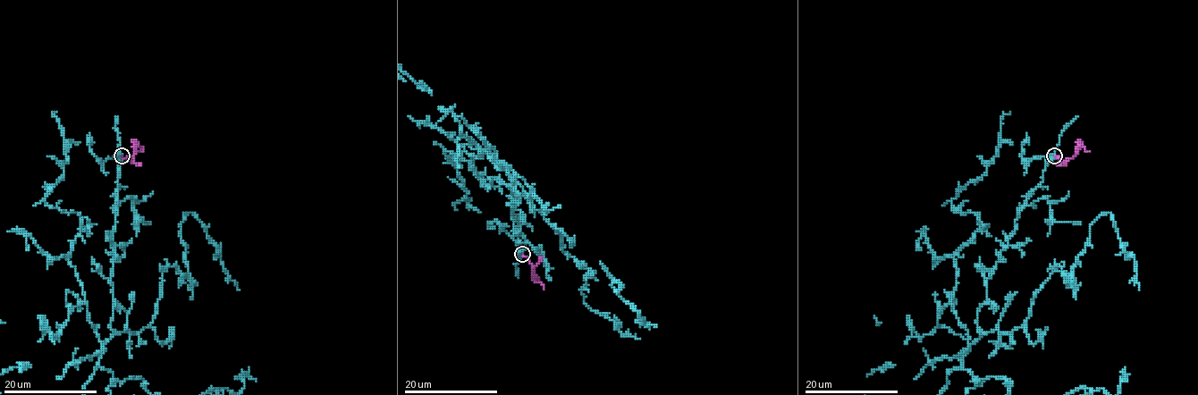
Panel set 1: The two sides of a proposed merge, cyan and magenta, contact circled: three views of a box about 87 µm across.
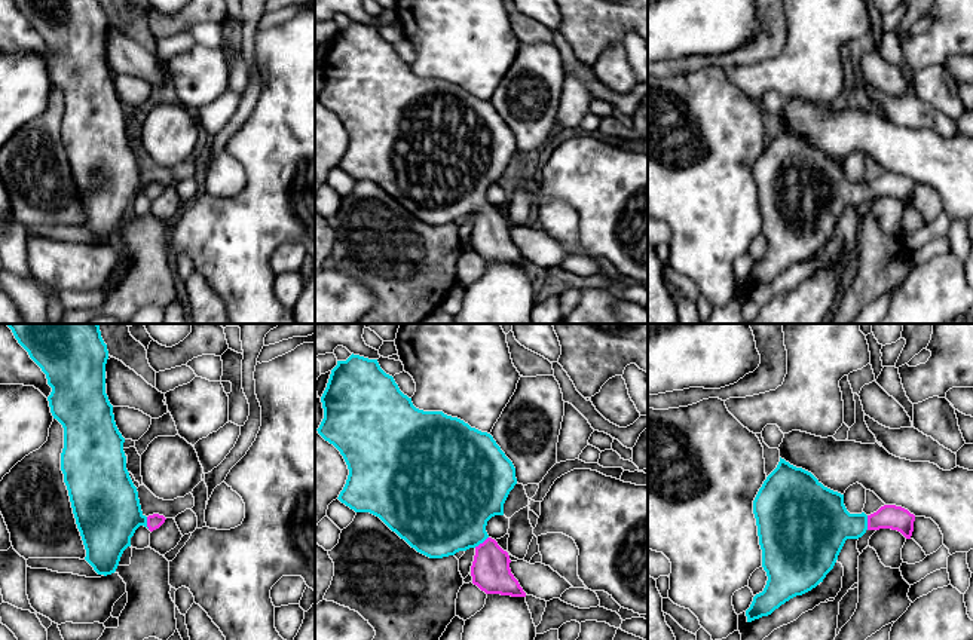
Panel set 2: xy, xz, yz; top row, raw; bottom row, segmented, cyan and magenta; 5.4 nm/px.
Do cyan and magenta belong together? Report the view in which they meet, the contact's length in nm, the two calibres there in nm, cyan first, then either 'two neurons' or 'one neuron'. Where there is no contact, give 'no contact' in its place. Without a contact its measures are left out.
meets cyan in yz; contact 80 nm long; 320 nm thick on the cyan side, 130 nm on the other; one neuron

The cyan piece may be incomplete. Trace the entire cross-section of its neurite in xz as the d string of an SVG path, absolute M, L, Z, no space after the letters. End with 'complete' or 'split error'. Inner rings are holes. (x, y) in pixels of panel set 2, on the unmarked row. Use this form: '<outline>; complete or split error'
M354 21L346 28L337 28L331 37L321 70L324 86L316 98L340 119L349 137L346 151L337 165L342 171L355 180L379 184L411 215L429 226L443 226L474 215L471 233L474 252L486 261L526 264L511 241L508 220L486 199L492 184L504 183L504 171L517 151L512 129L490 101L443 79L416 76L411 65L400 58L394 45L380 36L377 27Z; split error

